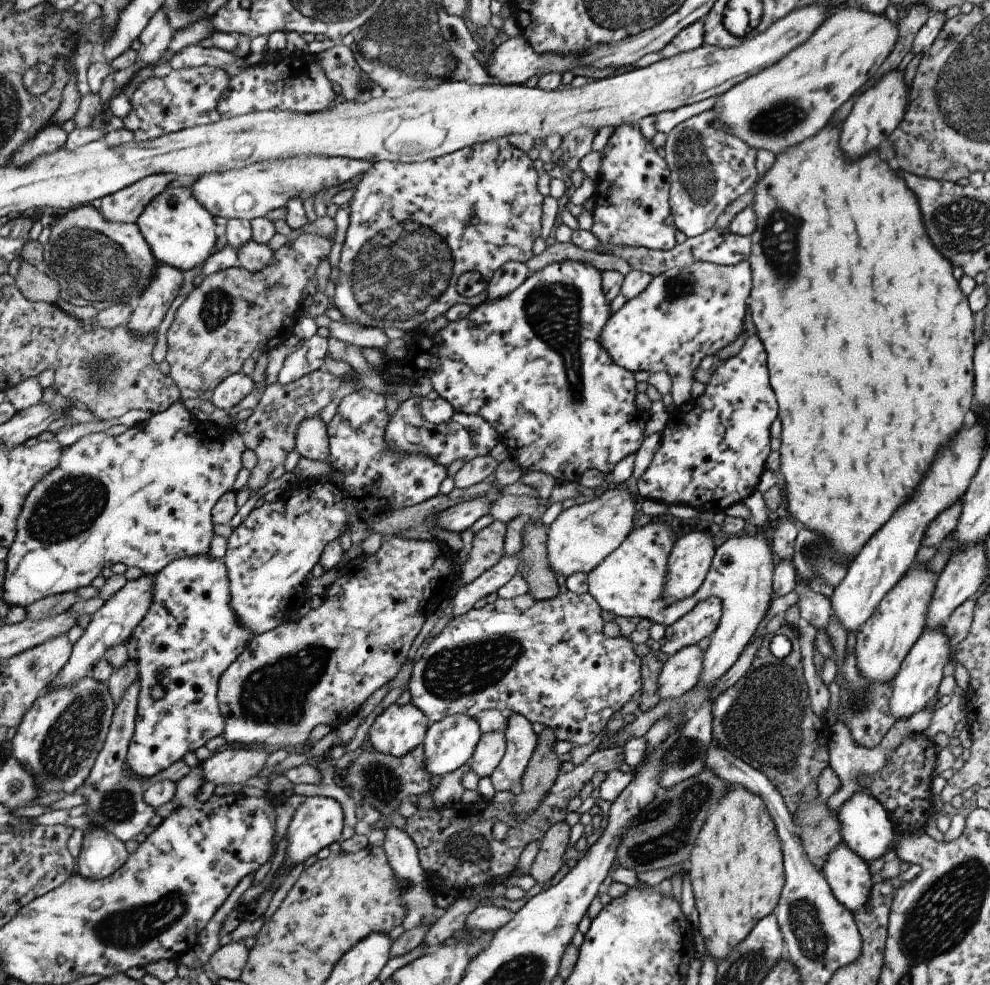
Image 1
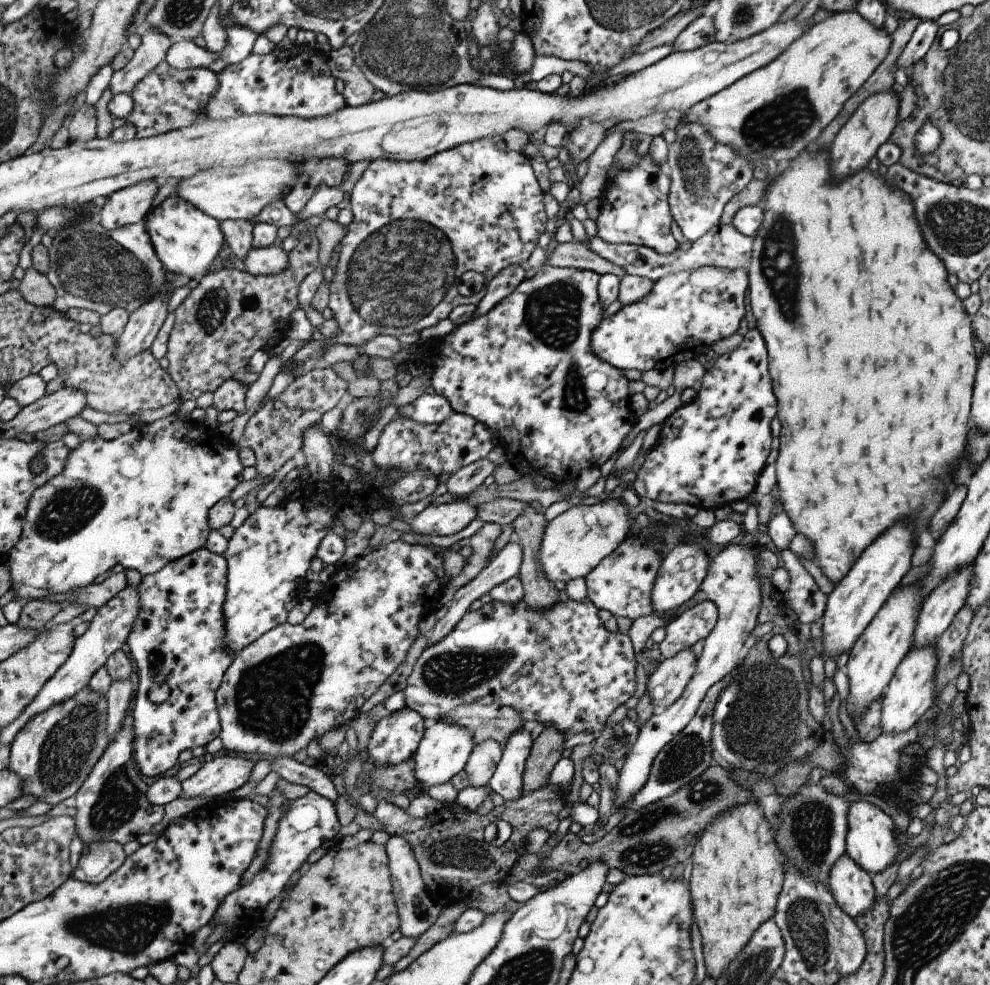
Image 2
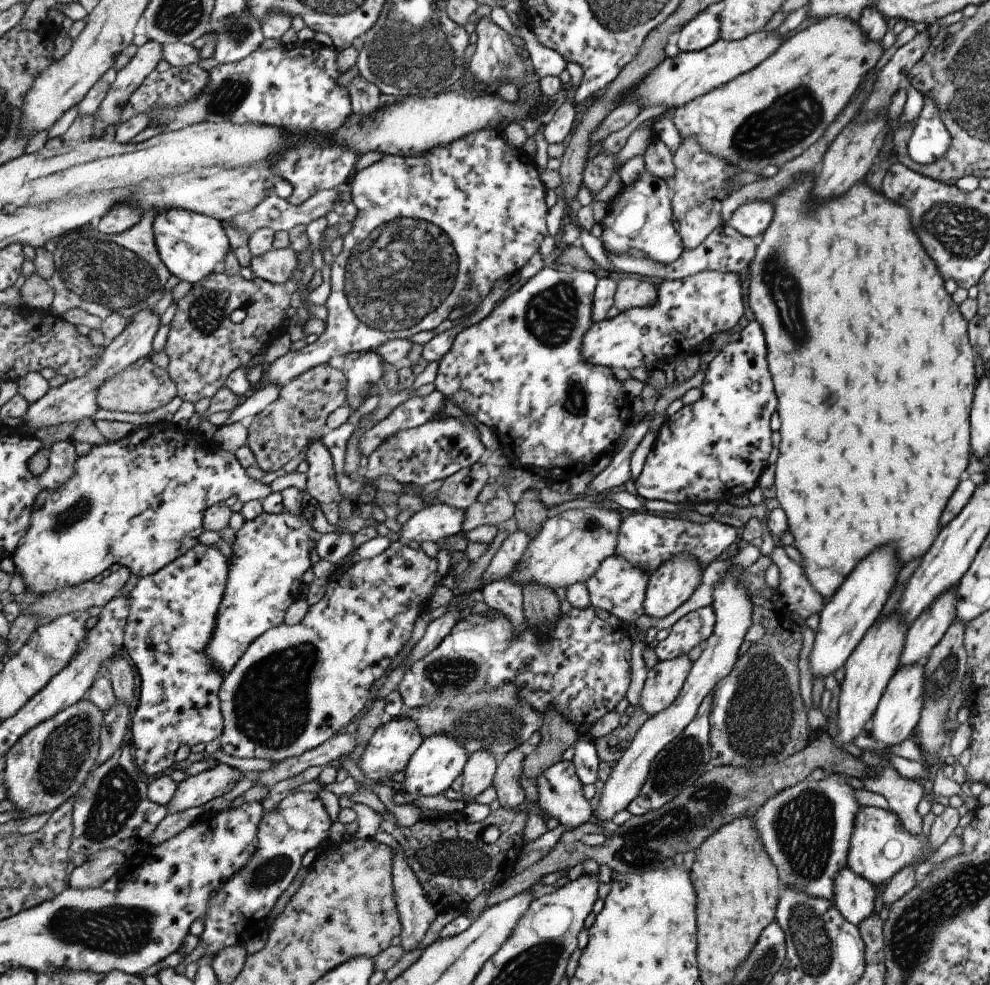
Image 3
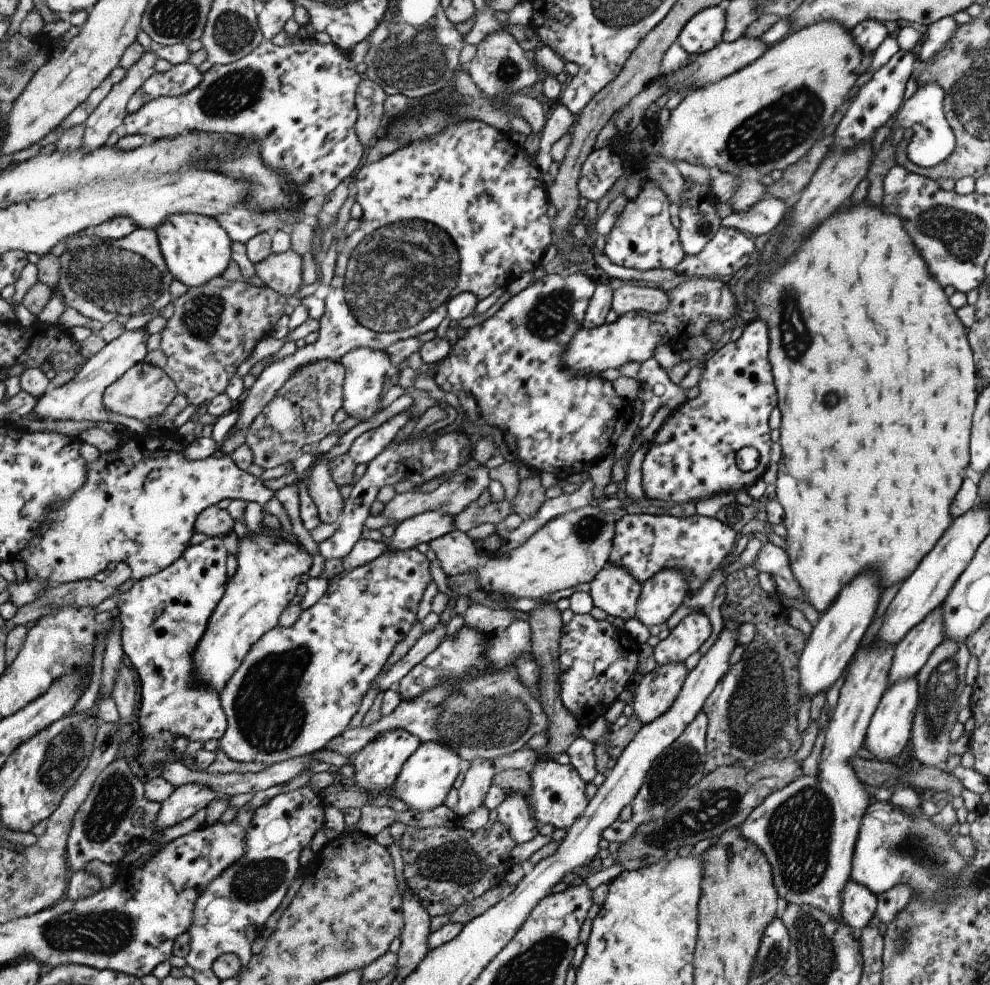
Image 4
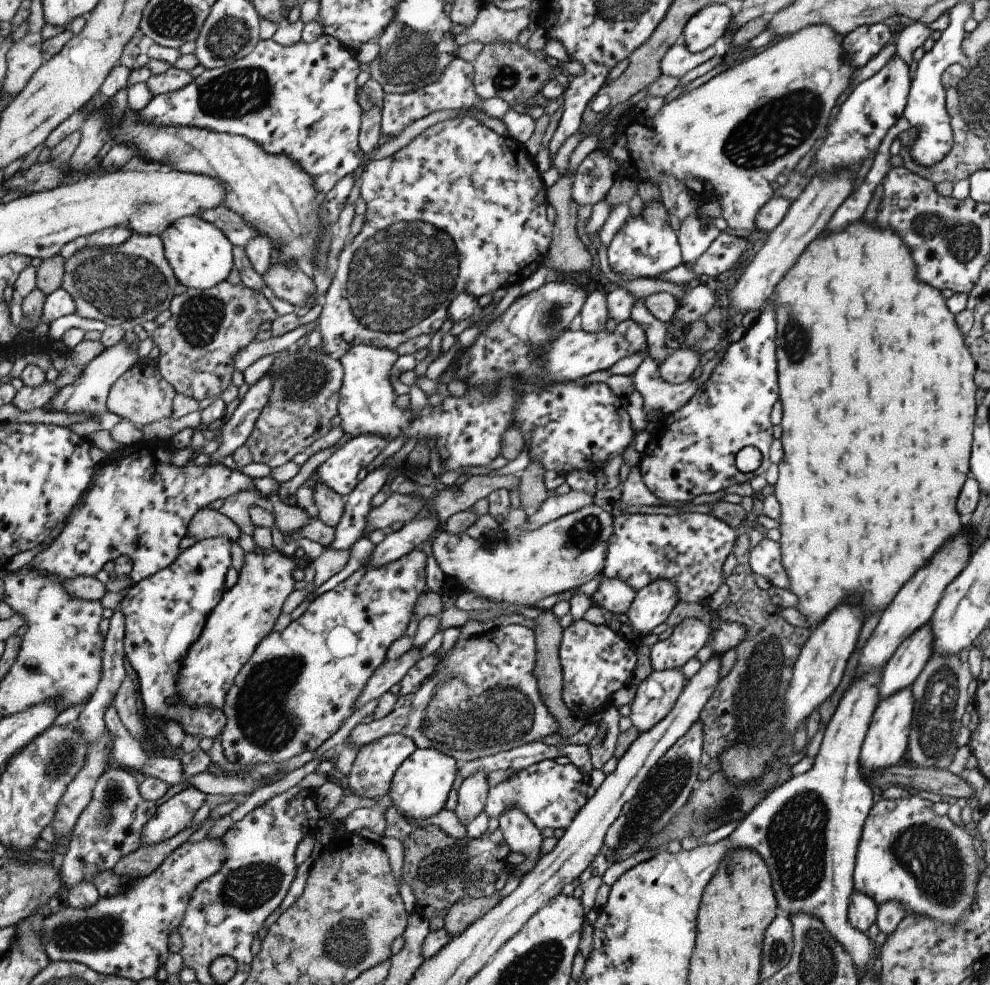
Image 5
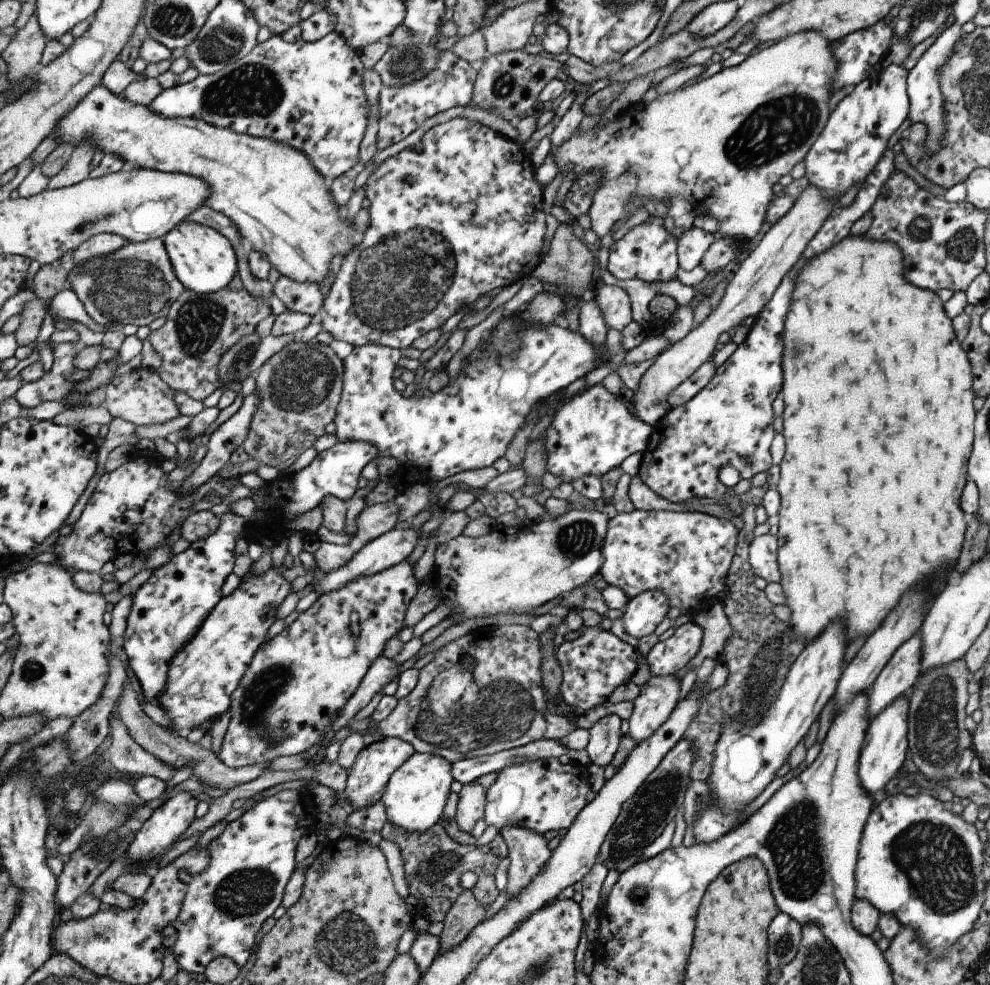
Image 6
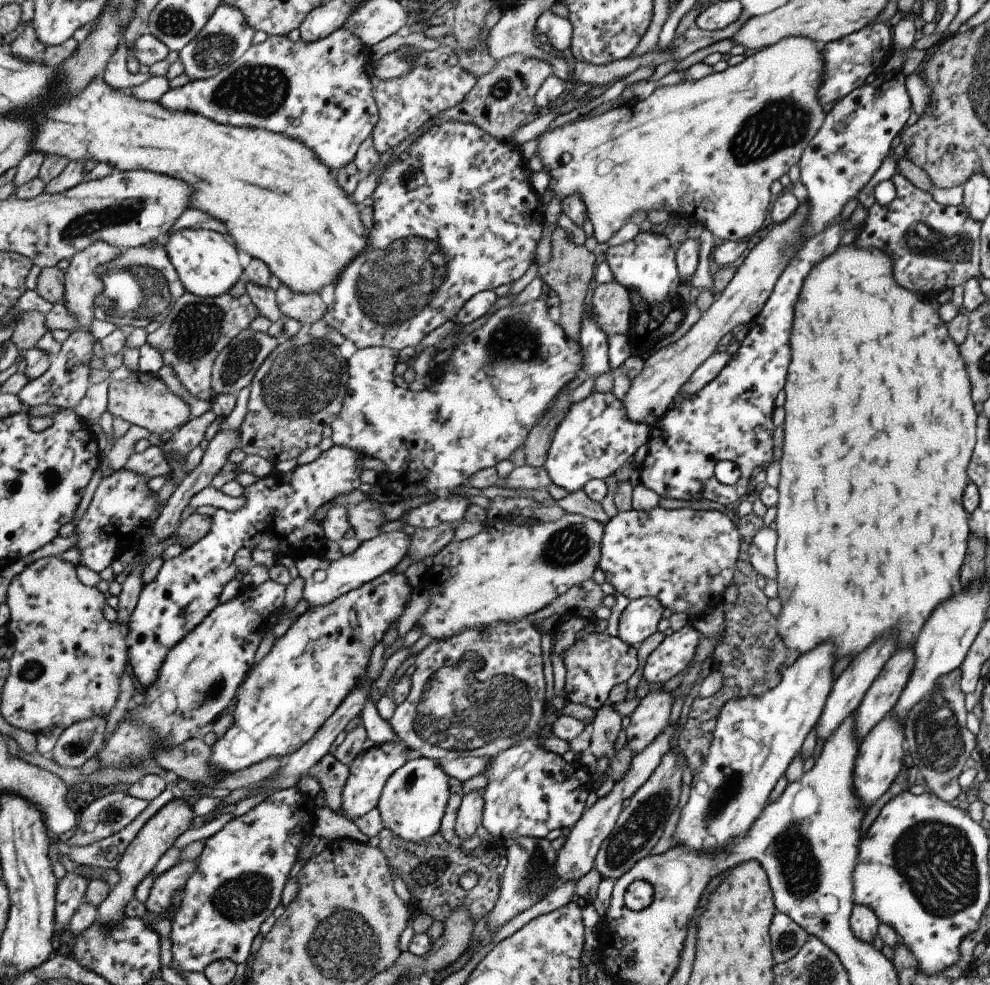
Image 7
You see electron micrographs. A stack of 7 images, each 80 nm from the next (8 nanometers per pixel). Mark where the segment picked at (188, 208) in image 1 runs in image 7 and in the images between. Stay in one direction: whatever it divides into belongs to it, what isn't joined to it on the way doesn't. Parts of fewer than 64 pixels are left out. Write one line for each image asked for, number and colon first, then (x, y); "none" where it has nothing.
2: (188, 240)
3: (193, 245)
4: (197, 248)
5: (202, 255)
6: (205, 261)
7: (207, 262)

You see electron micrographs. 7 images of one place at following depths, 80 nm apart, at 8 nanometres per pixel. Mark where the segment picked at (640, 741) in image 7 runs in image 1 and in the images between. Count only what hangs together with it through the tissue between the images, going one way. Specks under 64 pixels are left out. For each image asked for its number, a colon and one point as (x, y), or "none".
1: (681, 671)
2: (665, 684)
3: (664, 679)
4: (657, 689)
5: (654, 696)
6: (656, 698)

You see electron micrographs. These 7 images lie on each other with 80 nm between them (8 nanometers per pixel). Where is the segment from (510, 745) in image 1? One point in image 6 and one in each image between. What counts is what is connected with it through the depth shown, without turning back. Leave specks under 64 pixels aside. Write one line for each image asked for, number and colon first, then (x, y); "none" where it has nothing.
2: (506, 780)
3: (506, 780)
4: (512, 812)
5: (521, 835)
6: (527, 851)

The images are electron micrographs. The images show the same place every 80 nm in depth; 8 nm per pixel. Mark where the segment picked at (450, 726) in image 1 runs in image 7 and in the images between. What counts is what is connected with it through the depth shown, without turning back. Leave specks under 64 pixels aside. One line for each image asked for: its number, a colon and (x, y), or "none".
2: (445, 750)
3: (433, 769)
4: (427, 778)
5: (420, 789)
6: (416, 796)
7: (413, 803)

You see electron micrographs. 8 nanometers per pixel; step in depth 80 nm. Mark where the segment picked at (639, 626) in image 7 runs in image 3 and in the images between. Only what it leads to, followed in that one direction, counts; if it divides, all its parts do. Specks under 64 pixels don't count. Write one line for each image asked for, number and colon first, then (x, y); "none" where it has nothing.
3: (674, 580)
4: (660, 595)
5: (651, 605)
6: (643, 612)

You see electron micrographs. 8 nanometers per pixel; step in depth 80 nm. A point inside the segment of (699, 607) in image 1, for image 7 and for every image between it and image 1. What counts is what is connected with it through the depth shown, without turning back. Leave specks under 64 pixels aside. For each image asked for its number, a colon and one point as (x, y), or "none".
2: (694, 623)
3: (693, 627)
4: (692, 630)
5: (690, 634)
6: (665, 657)
7: (673, 653)

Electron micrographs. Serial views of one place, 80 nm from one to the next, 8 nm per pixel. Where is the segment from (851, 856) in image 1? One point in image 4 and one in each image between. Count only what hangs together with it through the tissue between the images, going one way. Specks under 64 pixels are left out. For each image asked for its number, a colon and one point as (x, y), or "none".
2: (850, 886)
3: (854, 896)
4: (857, 904)

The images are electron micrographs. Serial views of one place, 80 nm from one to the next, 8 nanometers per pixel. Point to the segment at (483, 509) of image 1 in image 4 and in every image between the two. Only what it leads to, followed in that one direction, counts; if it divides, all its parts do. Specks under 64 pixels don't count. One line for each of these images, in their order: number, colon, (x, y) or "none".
2: (447, 519)
3: (438, 521)
4: (425, 527)

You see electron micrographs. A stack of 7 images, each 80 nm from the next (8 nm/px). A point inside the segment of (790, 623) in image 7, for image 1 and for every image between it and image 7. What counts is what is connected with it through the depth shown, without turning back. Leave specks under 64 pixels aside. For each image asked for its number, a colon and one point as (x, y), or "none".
1: (868, 342)
2: (869, 352)
3: (873, 376)
4: (874, 414)
5: (877, 403)
6: (877, 418)

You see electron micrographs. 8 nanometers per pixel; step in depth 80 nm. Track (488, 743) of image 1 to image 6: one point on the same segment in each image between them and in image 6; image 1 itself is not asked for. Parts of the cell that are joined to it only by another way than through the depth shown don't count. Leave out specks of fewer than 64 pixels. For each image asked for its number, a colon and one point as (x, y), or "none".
2: (486, 754)
3: (480, 767)
4: (478, 778)
5: (472, 794)
6: (472, 800)

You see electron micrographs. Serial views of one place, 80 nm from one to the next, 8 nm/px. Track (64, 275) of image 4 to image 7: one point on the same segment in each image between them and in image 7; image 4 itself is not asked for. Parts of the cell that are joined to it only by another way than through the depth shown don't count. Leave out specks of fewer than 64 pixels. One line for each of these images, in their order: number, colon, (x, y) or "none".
5: (134, 282)
6: (138, 284)
7: (142, 284)

